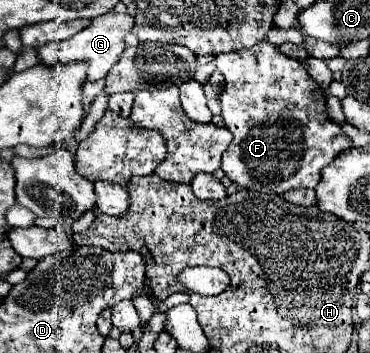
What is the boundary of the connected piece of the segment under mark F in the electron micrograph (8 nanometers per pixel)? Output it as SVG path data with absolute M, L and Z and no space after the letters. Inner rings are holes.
M259 42L253 48L219 54L215 58L215 66L225 76L225 86L221 92L221 118L225 120L227 130L233 134L233 142L223 152L221 168L225 170L225 176L231 178L231 182L237 186L277 196L283 196L295 188L315 188L321 180L321 170L333 162L337 154L353 148L351 138L329 120L325 110L325 96L319 92L319 84L309 78L305 66L299 60L281 54L273 44Z

